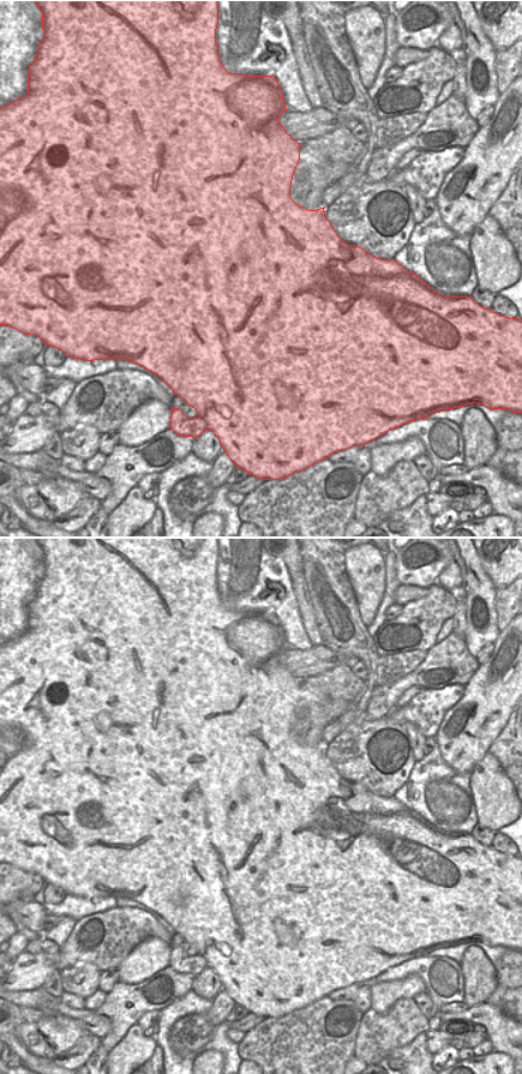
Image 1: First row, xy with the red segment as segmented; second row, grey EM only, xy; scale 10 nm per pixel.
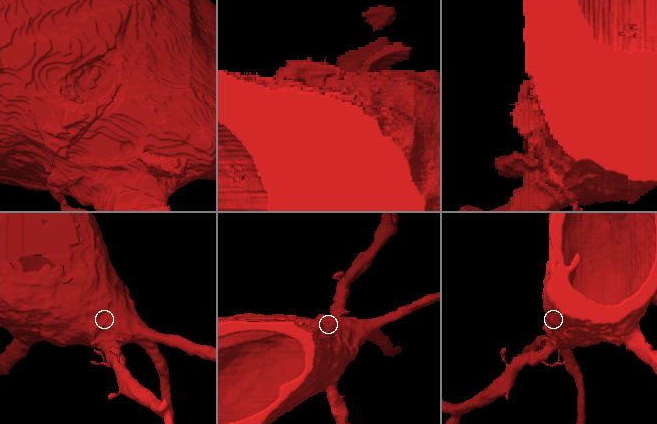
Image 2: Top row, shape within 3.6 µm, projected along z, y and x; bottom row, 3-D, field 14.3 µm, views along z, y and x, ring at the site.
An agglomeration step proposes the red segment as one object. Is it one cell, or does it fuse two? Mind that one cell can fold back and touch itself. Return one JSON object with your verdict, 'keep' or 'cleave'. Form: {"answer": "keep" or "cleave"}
{"answer": "cleave"}

